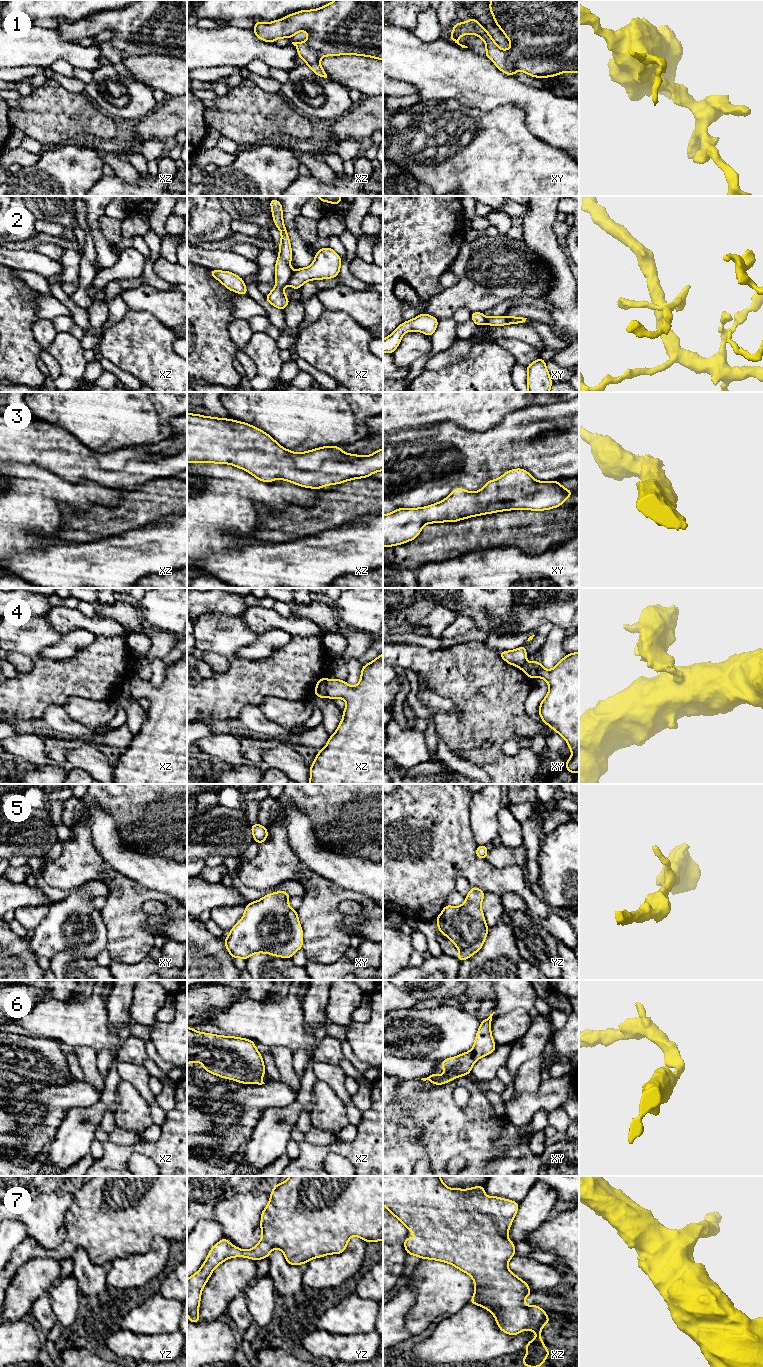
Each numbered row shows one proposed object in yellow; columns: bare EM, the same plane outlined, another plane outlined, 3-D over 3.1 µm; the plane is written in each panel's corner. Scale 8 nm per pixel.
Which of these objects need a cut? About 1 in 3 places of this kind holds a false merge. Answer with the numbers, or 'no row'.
2, 4

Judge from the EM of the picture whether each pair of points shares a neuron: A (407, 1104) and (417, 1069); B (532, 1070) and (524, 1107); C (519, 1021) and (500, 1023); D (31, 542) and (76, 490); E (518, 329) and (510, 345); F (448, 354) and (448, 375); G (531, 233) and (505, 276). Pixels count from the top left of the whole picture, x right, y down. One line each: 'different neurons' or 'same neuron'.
A: different neurons
B: different neurons
C: same neuron
D: same neuron
E: different neurons
F: different neurons
G: different neurons

